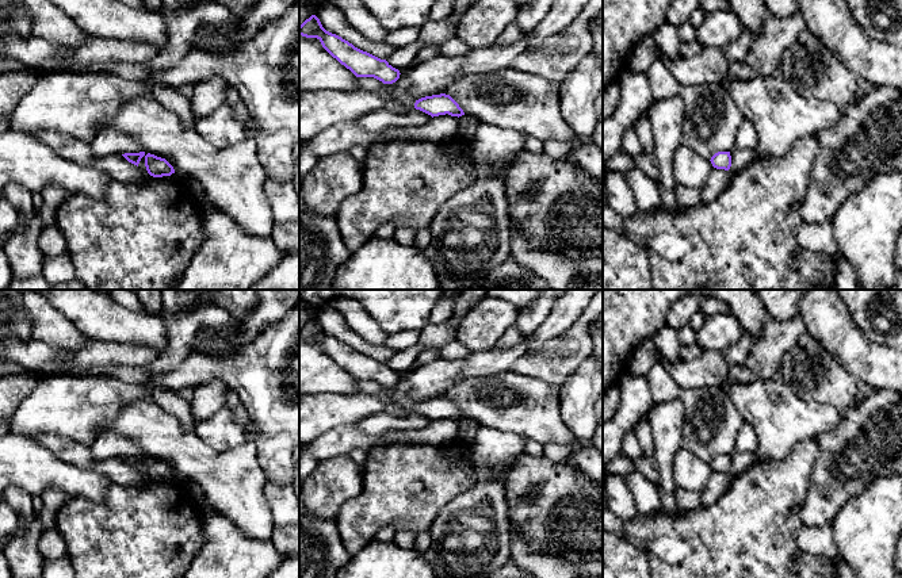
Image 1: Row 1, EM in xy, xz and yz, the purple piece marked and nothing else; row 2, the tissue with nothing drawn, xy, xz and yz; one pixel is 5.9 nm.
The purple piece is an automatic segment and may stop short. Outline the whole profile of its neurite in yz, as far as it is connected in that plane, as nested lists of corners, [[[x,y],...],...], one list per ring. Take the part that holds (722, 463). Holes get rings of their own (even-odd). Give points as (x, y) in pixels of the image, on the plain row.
[[[718,455],[711,460],[711,467],[716,472],[729,474],[731,470],[731,459],[730,455]]]

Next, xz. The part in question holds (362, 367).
[[[316,318],[299,329],[299,338],[317,341],[322,351],[356,380],[374,380],[383,387],[393,387],[400,382],[400,374],[386,363],[363,355],[341,340],[326,334]]]

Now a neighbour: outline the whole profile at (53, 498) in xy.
[[[45,489],[41,494],[43,509],[38,514],[39,523],[45,529],[54,527],[54,518],[58,509],[70,499],[70,497],[60,489]]]

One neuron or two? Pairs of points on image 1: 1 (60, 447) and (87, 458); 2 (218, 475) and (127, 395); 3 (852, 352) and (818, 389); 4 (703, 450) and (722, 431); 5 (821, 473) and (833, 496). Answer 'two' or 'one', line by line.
1: one
2: two
3: two
4: one
5: one

